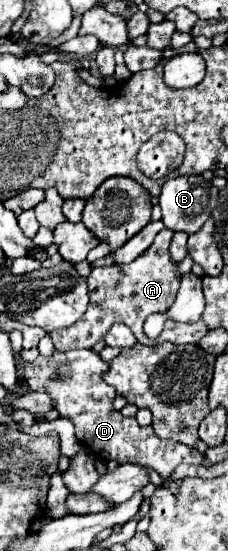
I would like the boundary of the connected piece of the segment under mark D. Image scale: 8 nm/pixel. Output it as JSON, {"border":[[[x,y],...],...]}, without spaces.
{"border":[[[55,350],[49,358],[41,356],[33,362],[23,362],[23,376],[27,380],[27,386],[33,390],[33,392],[47,392],[51,396],[51,402],[53,402],[53,408],[59,412],[59,418],[67,418],[75,424],[75,436],[77,440],[89,448],[97,460],[103,460],[103,462],[109,462],[109,460],[115,460],[117,464],[141,464],[141,466],[149,466],[153,468],[161,478],[163,482],[169,482],[169,476],[175,472],[175,468],[179,464],[197,464],[201,466],[205,456],[199,452],[199,450],[193,450],[189,446],[183,446],[181,442],[175,442],[175,440],[161,440],[155,436],[153,432],[153,426],[139,426],[135,418],[125,418],[121,412],[115,412],[113,408],[113,400],[115,400],[115,388],[109,386],[105,380],[103,380],[103,374],[109,370],[109,362],[101,360],[99,354],[95,354],[93,350],[67,350],[67,352],[59,352]]]}

